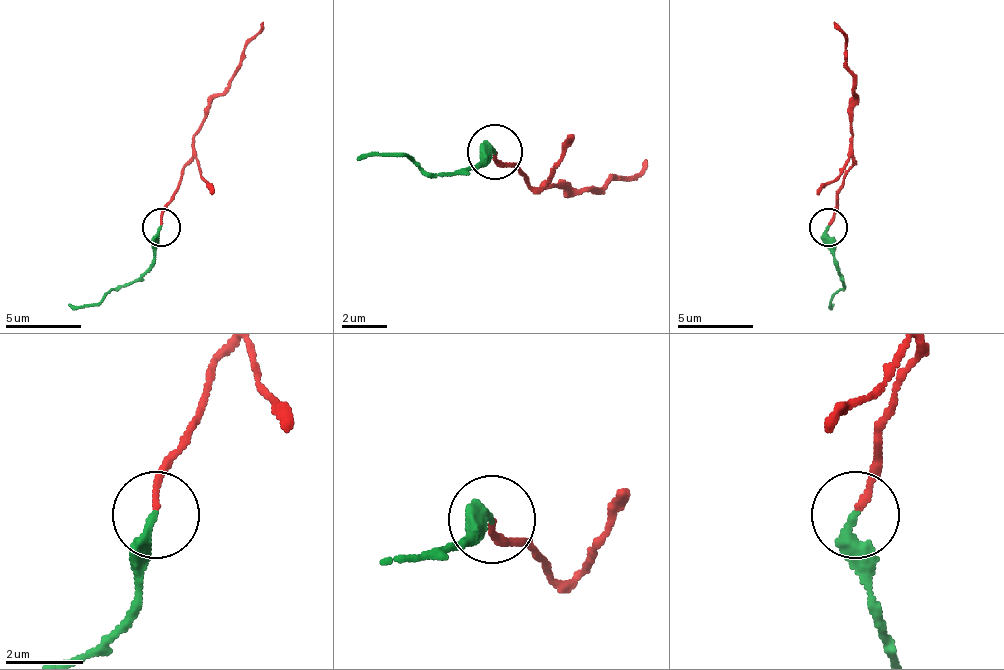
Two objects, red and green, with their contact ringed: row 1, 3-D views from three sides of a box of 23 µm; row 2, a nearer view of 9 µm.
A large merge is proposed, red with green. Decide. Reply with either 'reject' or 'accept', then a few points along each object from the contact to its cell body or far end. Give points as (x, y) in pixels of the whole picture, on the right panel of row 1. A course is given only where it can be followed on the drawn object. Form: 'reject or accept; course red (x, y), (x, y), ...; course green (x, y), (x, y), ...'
reject; course red (827, 226), (835, 207), (835, 192), (854, 162), (850, 109), (854, 79), (846, 38), (835, 22); course green (827, 226), (831, 256), (842, 282), (831, 305), (835, 305)

